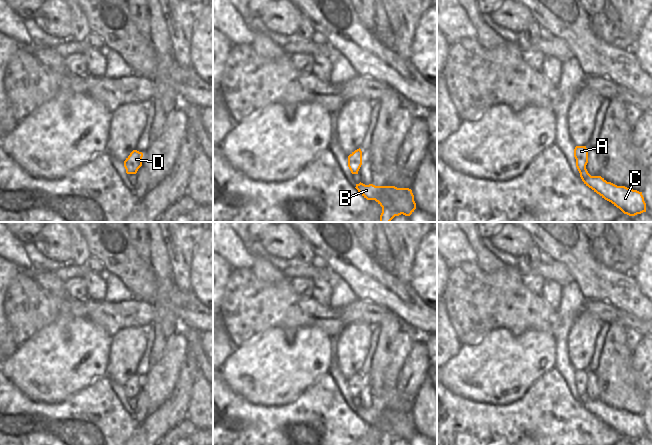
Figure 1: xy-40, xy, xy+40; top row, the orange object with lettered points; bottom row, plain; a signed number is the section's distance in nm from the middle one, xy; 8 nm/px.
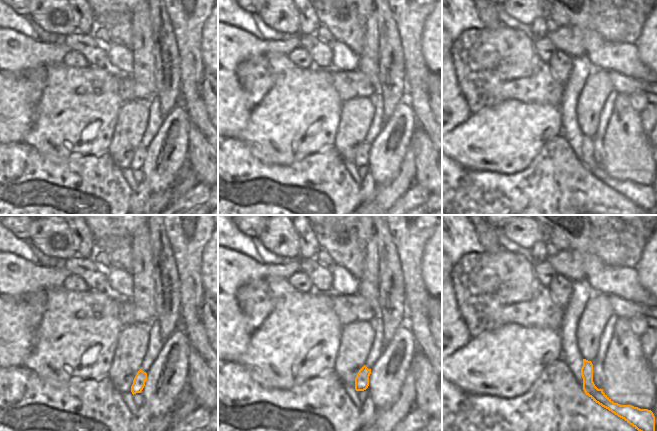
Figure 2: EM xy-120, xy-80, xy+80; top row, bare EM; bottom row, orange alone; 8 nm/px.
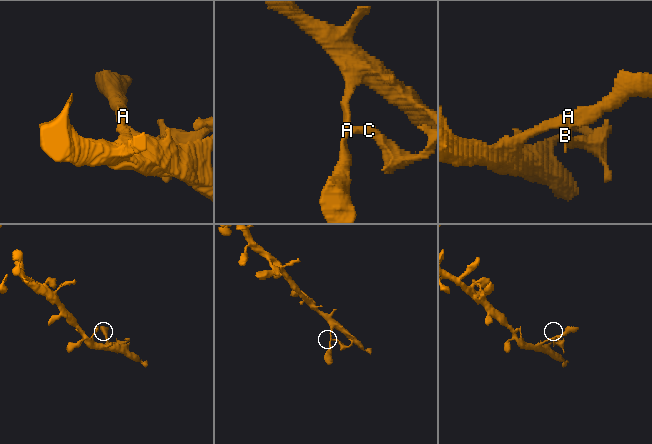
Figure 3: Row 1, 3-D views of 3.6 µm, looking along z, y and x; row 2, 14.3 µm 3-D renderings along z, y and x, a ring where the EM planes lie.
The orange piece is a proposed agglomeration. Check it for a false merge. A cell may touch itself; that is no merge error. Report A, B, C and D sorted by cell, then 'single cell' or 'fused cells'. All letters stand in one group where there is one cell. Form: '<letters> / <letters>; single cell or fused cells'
A B C D; single cell

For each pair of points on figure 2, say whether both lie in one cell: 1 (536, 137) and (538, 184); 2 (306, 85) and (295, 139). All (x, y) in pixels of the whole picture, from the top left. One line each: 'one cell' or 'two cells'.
1: two cells
2: one cell

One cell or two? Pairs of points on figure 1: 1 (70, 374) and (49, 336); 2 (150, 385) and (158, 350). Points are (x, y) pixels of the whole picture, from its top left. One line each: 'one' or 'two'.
1: one
2: two

